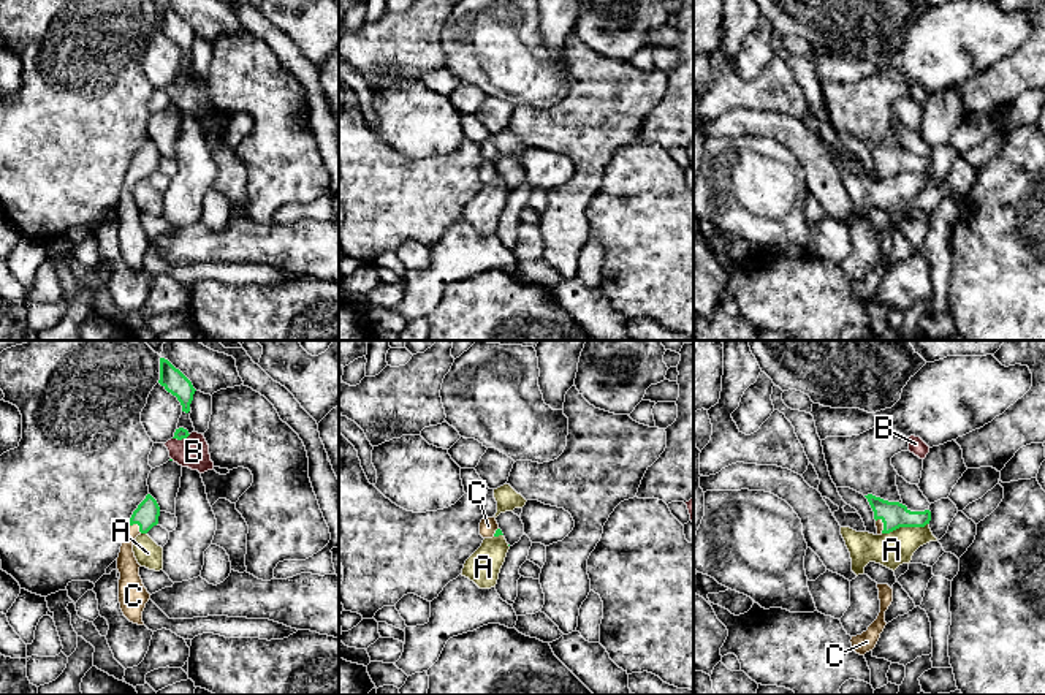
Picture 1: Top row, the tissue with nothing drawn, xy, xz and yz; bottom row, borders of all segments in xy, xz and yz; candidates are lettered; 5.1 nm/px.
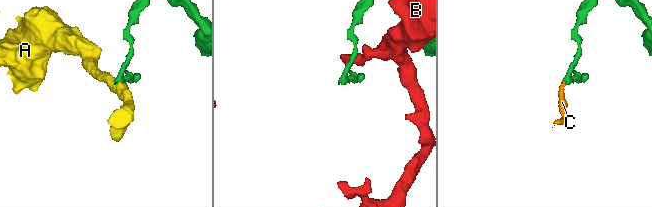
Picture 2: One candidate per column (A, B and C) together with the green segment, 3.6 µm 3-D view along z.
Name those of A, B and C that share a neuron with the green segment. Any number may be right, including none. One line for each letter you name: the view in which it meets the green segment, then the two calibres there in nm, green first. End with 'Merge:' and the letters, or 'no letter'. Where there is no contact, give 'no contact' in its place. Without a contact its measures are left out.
C: contact in xy; calibres 120 and 110 nm
Merge: C

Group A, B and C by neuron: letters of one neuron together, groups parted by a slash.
A / B / C

